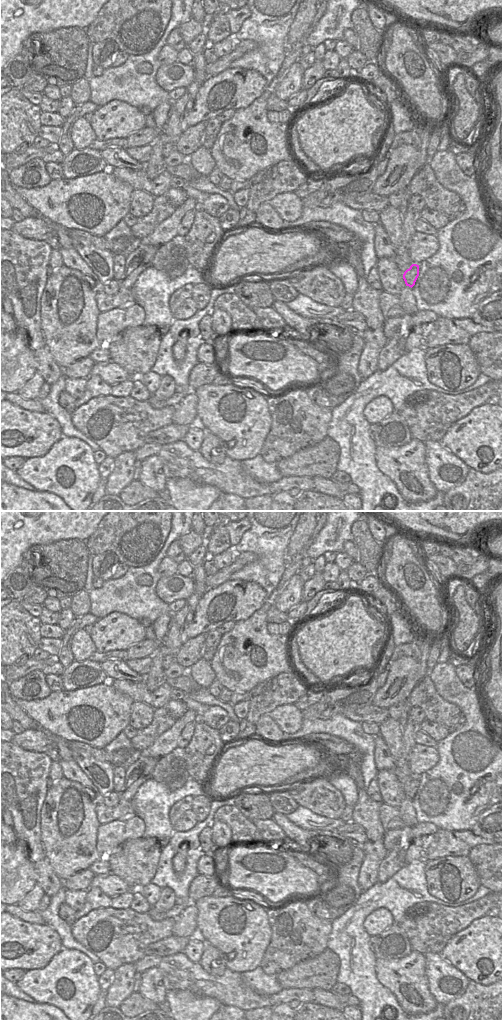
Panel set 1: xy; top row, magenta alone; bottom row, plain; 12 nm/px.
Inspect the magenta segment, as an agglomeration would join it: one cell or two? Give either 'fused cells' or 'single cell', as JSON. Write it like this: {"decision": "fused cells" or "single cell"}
{"decision": "single cell"}

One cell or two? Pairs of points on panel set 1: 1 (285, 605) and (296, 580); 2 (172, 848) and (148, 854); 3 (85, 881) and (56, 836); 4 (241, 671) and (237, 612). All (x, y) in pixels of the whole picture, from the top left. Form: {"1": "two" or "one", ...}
{"1": "one", "2": "two", "3": "two", "4": "two"}

